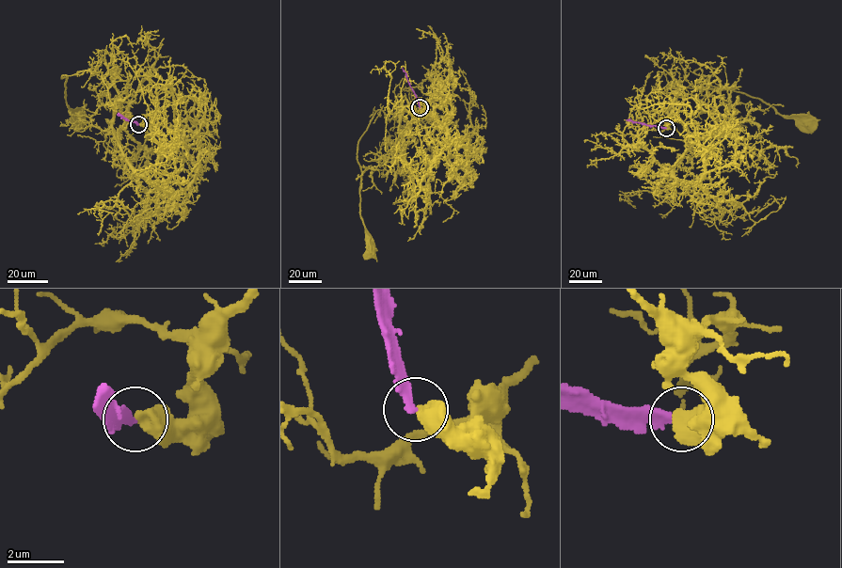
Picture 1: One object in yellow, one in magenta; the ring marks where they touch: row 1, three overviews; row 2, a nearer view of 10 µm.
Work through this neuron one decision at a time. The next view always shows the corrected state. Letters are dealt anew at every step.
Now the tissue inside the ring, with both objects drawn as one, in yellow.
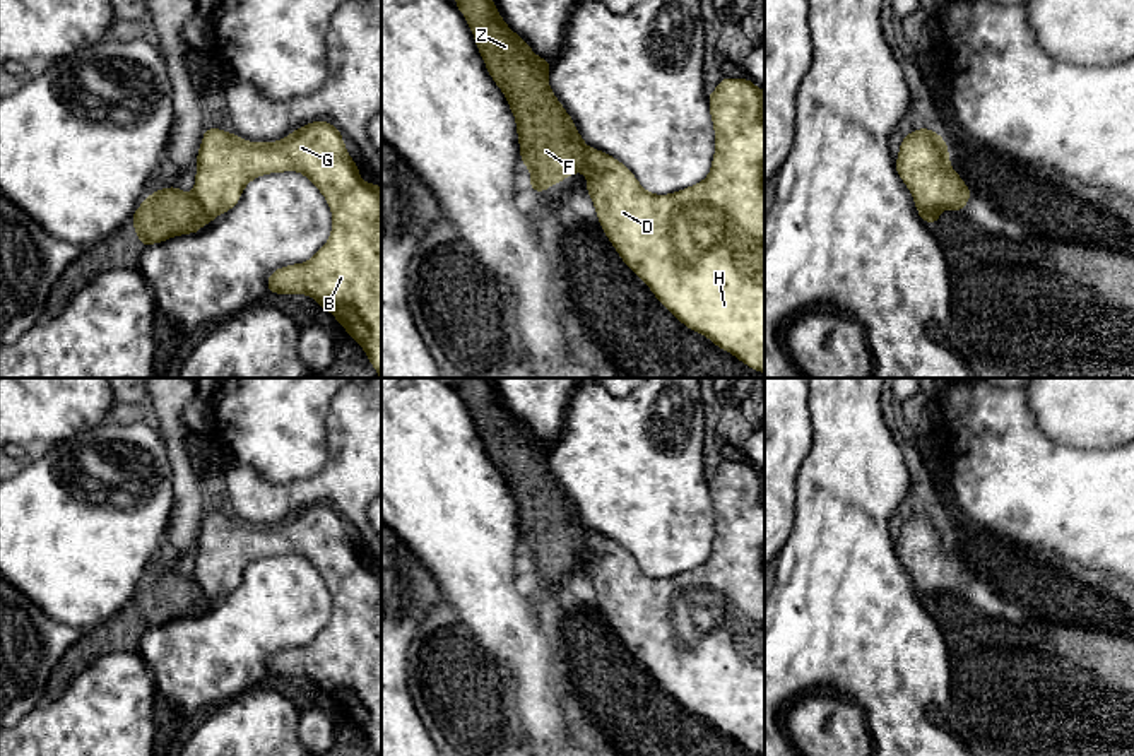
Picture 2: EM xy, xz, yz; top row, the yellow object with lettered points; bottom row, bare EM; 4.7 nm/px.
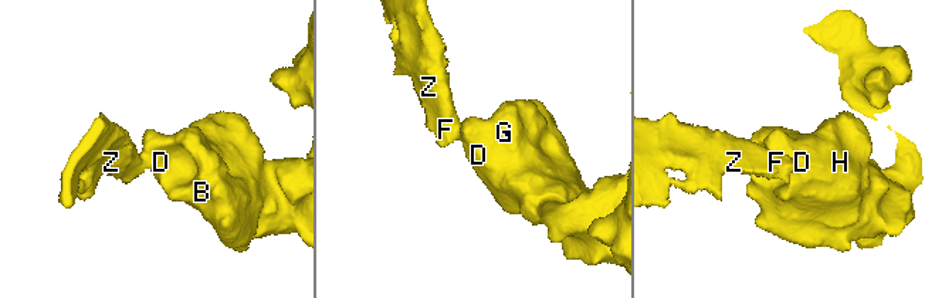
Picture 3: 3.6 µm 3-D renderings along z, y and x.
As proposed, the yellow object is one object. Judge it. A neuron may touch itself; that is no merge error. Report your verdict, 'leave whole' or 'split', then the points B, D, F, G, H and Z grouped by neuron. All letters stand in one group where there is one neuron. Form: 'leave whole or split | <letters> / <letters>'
split | B D G H / F Z

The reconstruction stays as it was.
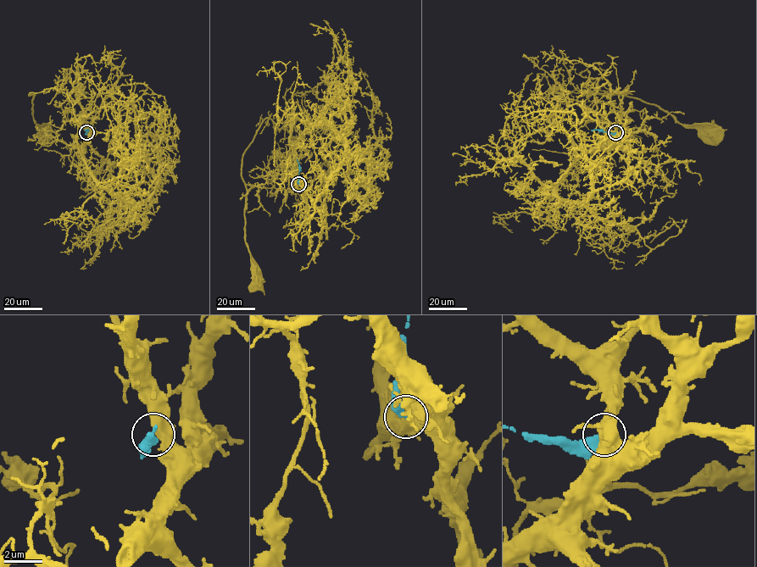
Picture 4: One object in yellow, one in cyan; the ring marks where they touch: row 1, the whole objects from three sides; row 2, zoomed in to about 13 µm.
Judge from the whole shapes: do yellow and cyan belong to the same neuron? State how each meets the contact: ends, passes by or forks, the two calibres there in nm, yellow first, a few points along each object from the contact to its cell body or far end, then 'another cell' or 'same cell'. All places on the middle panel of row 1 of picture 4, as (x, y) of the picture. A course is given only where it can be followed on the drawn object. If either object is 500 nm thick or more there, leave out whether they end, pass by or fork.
550/380 nm | yellow via (298, 184), (290, 123), (279, 130), (266, 118), (242, 162), (242, 178), (247, 191), (246, 245), (256, 283) | cyan via (298, 184), (299, 164), (297, 158) | another cell

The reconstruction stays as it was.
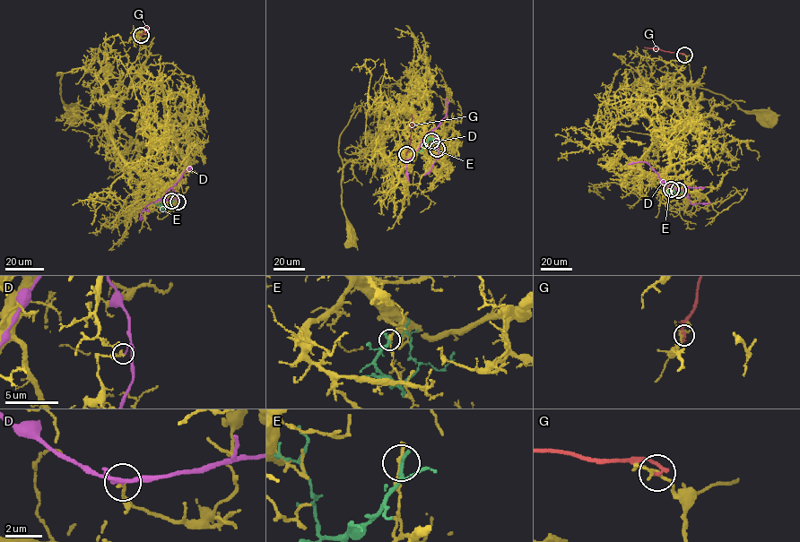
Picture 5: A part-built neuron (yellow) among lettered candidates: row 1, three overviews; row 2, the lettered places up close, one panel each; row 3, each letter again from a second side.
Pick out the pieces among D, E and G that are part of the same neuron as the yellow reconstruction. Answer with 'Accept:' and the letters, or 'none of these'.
Accept: none of these

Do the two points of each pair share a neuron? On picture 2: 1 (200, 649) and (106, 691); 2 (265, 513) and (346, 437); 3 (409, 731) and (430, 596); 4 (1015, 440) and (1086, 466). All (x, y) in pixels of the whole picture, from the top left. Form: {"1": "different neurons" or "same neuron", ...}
{"1": "different neurons", "2": "same neuron", "3": "same neuron", "4": "same neuron"}

